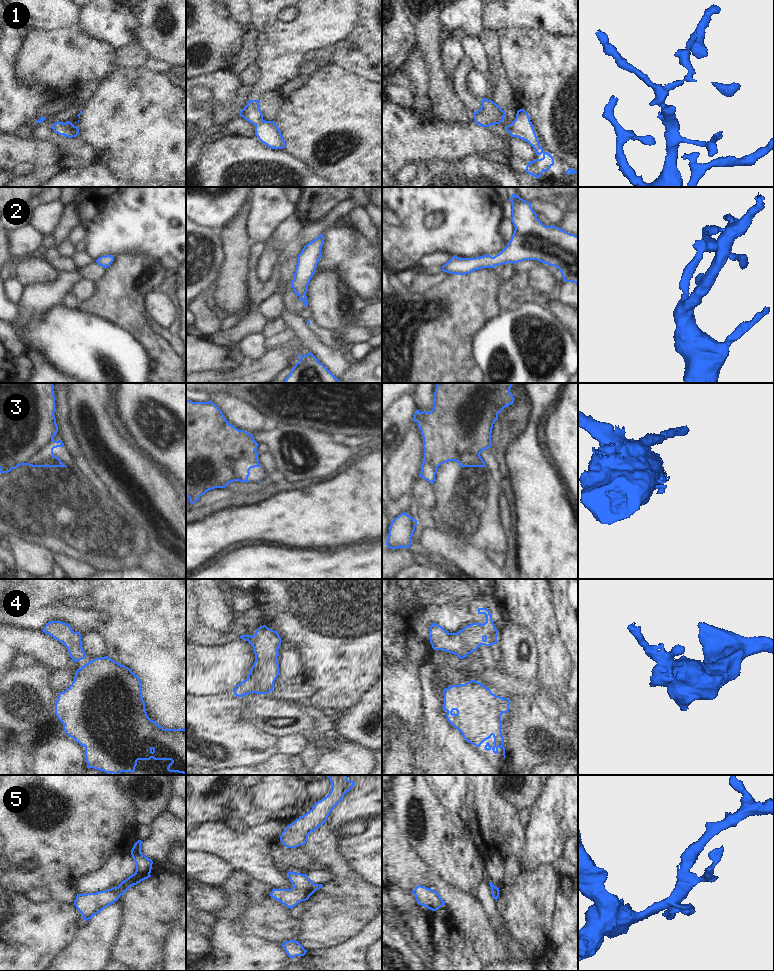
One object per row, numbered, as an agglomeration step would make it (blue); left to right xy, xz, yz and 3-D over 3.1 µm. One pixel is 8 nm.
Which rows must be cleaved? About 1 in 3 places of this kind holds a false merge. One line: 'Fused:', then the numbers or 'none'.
Fused: 3

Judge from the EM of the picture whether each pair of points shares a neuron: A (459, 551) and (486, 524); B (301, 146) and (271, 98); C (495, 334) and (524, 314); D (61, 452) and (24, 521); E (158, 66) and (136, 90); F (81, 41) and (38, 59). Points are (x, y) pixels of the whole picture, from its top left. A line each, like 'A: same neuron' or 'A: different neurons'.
A: different neurons
B: different neurons
C: same neuron
D: same neuron
E: different neurons
F: same neuron

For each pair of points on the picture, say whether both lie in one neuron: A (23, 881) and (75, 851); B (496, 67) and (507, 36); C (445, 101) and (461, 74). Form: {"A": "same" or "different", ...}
{"A": "same", "B": "different", "C": "different"}

